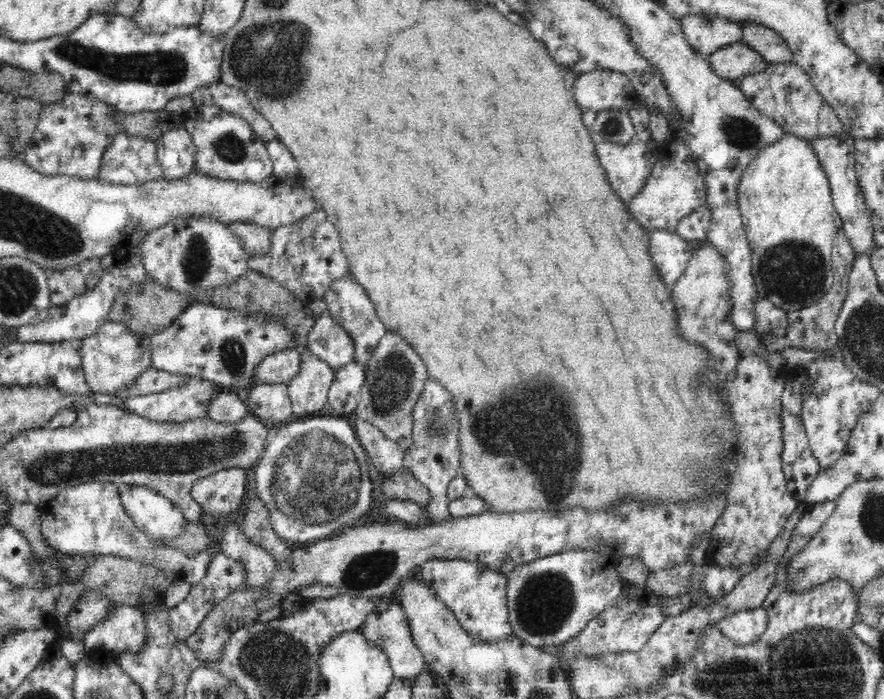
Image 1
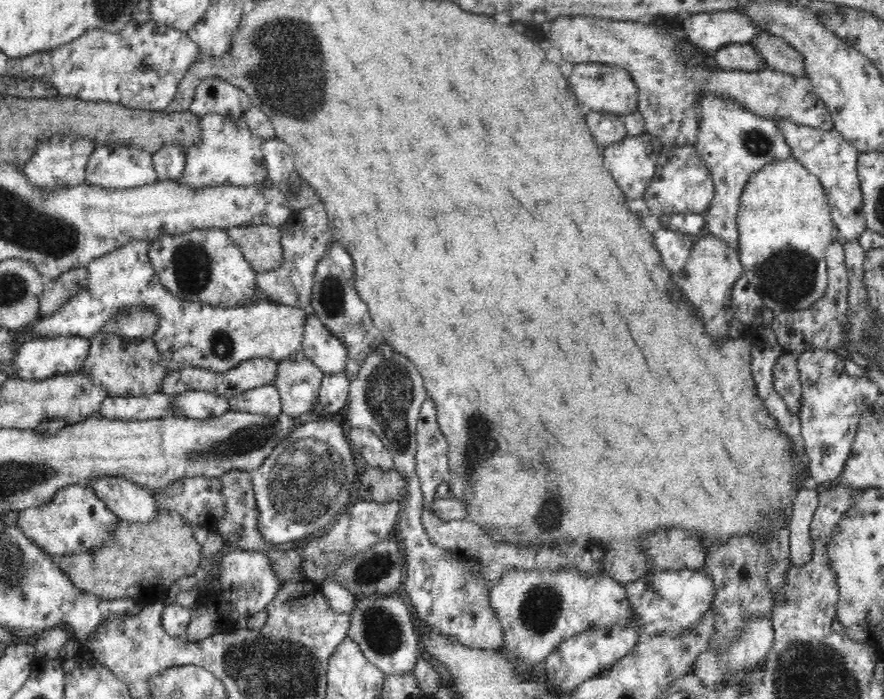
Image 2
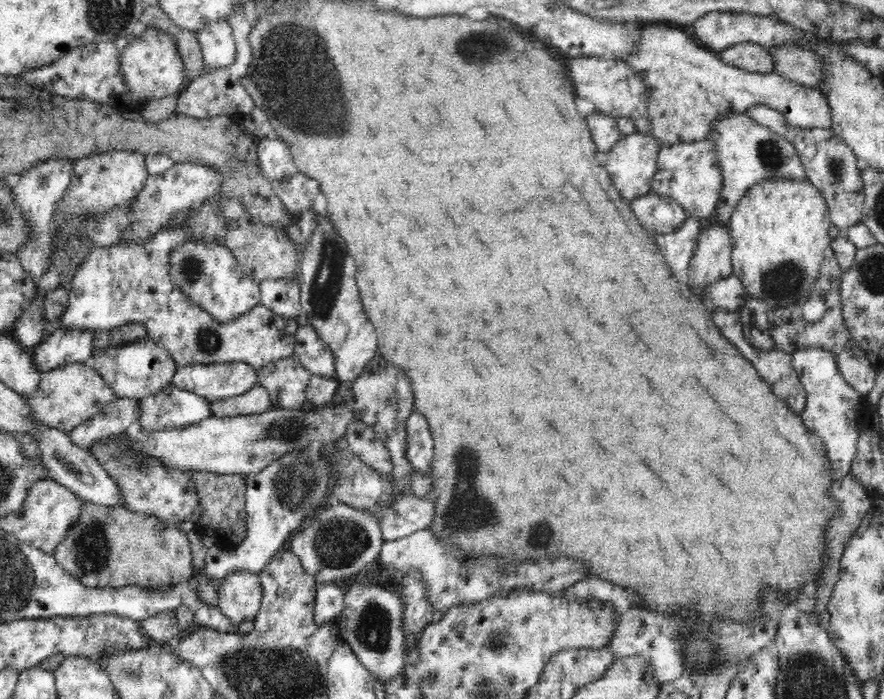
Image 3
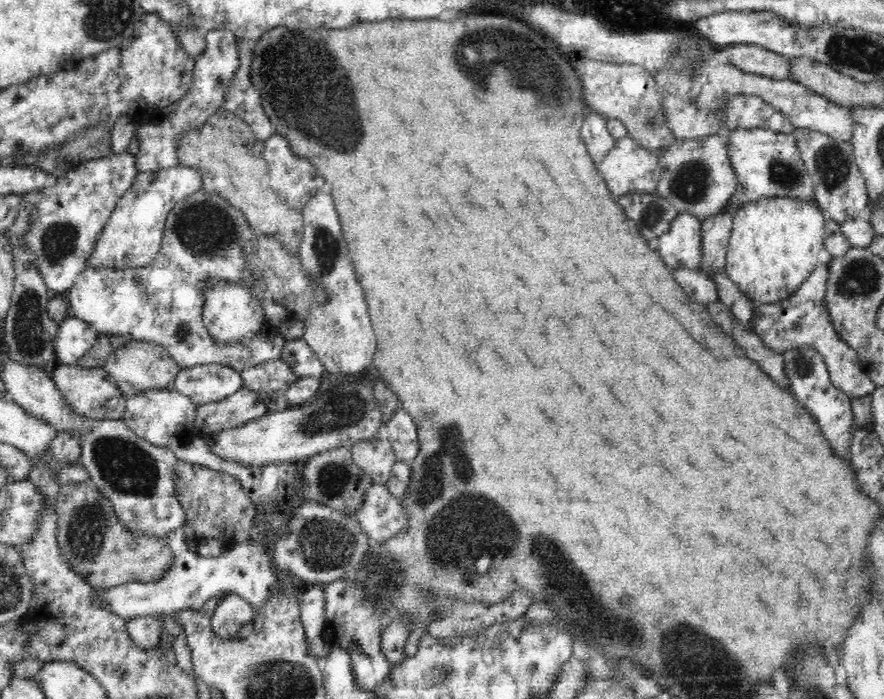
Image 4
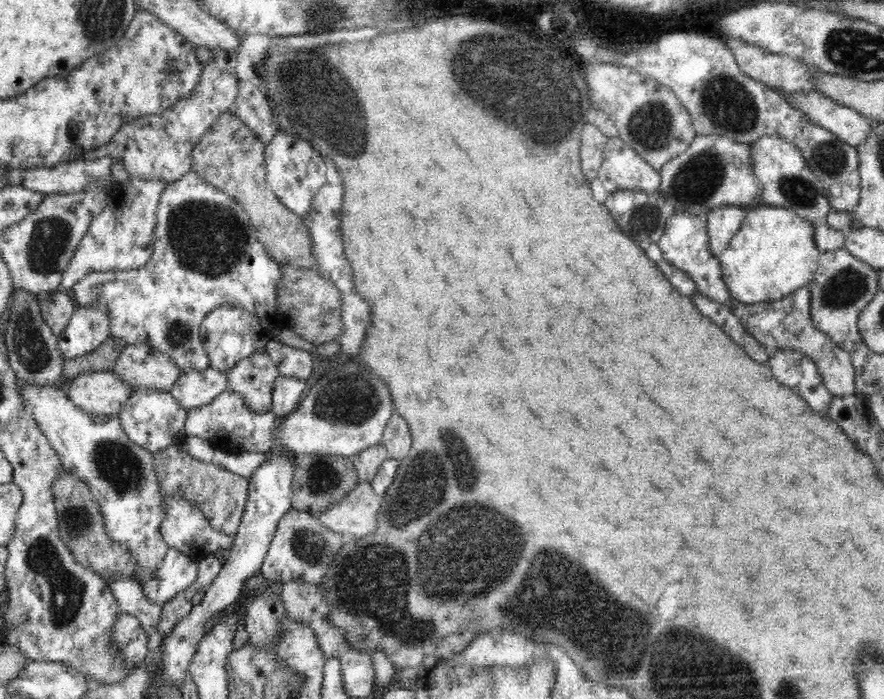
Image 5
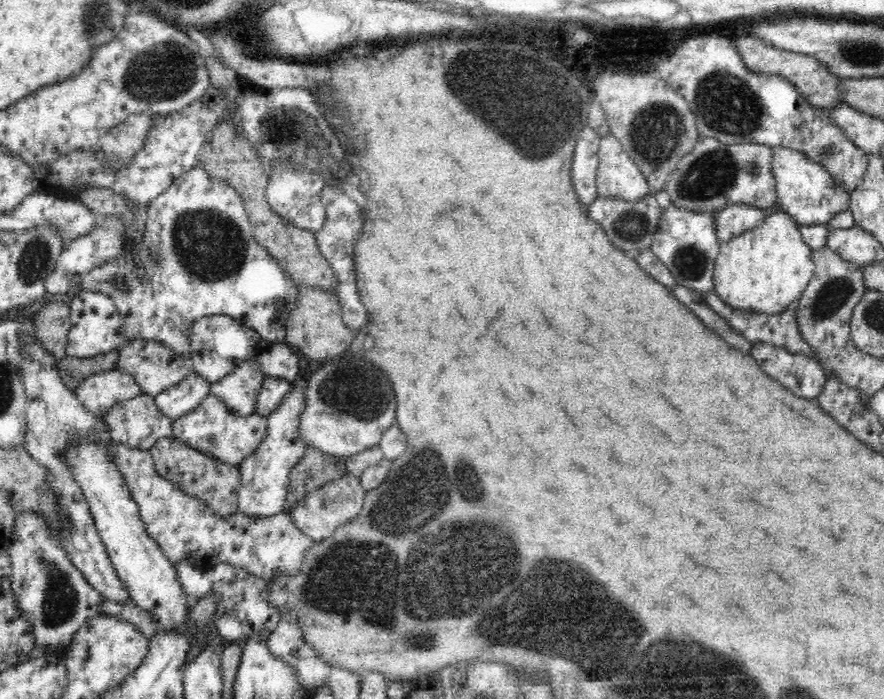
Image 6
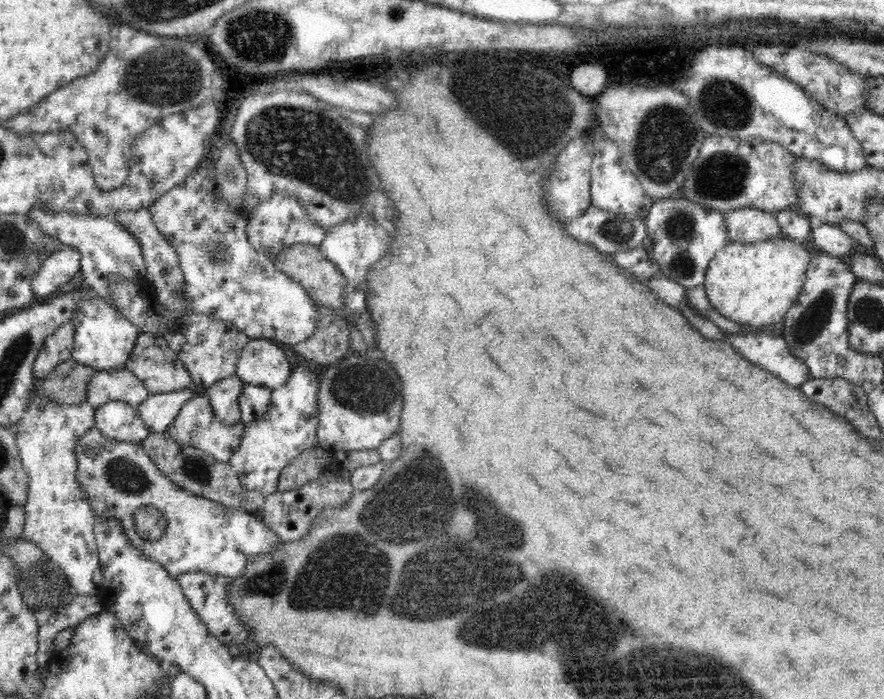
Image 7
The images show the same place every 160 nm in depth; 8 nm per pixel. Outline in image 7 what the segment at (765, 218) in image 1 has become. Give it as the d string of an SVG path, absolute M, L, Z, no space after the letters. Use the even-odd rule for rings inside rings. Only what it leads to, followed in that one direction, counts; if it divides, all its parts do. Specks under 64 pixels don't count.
M783 233L751 243L729 242L713 256L703 285L710 303L732 321L757 327L780 323L802 292L811 260L801 243Z

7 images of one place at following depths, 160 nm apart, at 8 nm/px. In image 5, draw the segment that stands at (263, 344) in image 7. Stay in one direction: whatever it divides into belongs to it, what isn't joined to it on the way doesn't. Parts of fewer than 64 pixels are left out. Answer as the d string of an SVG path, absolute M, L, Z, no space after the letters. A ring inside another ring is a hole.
M272 337L262 352L270 355L284 376L308 380L314 372L314 353L308 350L296 349Z

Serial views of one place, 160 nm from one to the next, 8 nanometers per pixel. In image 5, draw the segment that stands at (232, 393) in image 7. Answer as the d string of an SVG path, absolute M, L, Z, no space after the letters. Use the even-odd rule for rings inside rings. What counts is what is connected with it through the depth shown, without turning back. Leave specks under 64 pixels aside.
M256 352L243 358L228 374L230 392L242 394L254 412L266 414L273 410L275 383L281 373L268 353Z

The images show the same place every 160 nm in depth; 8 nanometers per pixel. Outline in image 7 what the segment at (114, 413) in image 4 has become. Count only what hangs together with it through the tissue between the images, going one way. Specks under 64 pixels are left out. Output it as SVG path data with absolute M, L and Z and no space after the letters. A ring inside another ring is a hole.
M127 367L97 371L88 382L86 403L95 410L112 400L128 402L135 408L149 396L148 390Z

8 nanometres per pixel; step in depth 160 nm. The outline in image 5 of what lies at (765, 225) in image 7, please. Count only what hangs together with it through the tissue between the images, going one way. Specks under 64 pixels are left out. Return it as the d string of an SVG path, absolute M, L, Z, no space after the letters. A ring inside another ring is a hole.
M726 206L712 209L706 214L708 246L712 256L719 258L738 232L747 212L745 207Z

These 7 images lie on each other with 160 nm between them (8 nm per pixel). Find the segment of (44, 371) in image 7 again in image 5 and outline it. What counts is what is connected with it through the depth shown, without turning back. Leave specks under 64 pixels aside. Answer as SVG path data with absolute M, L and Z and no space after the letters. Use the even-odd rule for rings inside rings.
M57 290L41 302L42 317L56 336L60 336L69 323L76 305L69 292Z

